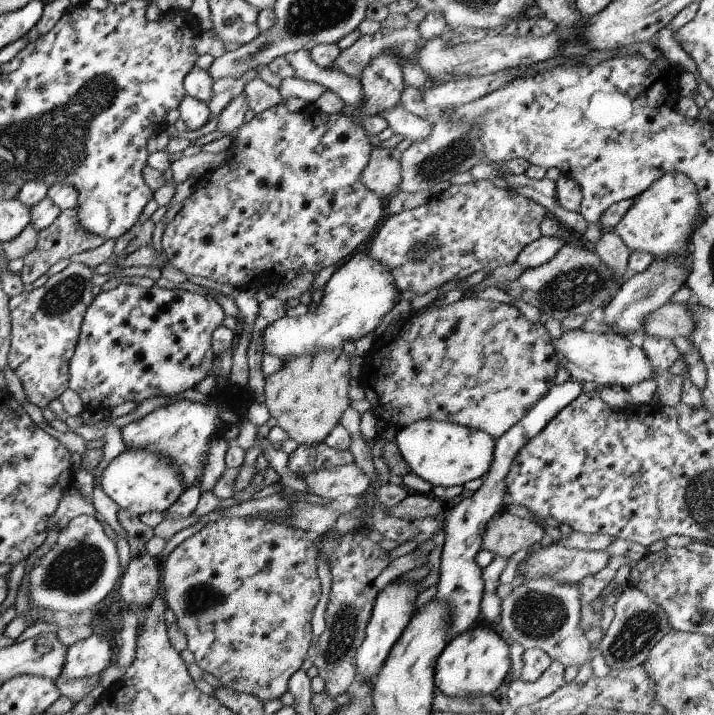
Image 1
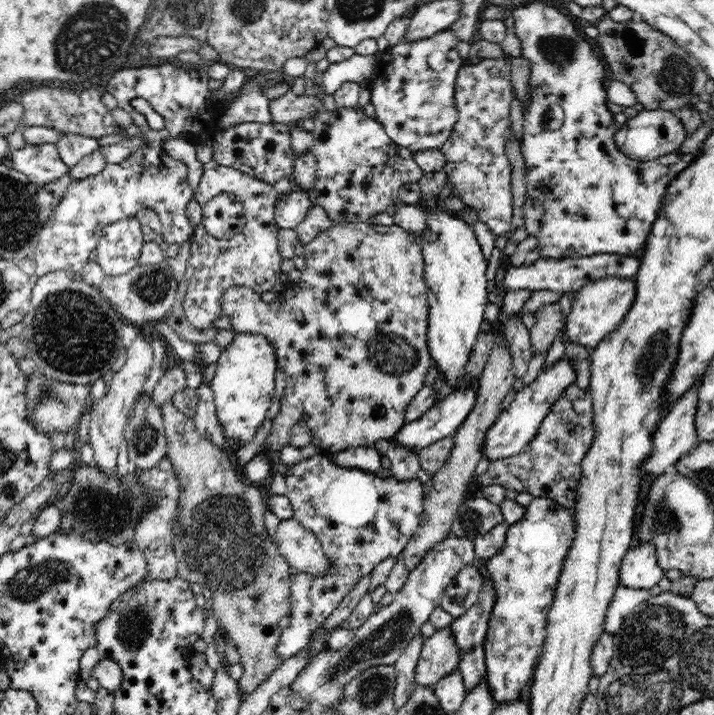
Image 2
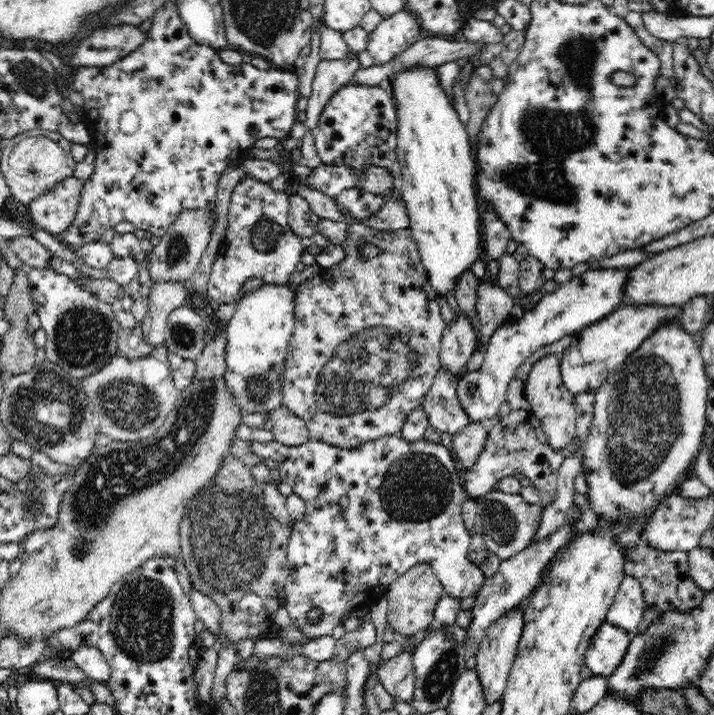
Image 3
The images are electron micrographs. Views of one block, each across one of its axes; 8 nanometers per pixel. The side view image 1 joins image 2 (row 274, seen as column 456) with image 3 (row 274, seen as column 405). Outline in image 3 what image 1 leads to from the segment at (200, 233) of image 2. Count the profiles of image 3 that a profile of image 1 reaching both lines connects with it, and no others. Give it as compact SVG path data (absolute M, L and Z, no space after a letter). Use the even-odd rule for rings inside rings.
M248 174L238 181L231 192L228 225L206 288L211 301L222 304L242 299L240 288L252 276L262 278L268 285L288 284L306 249L300 242L301 237L296 236L288 224L288 207L289 195L276 191L270 183Z

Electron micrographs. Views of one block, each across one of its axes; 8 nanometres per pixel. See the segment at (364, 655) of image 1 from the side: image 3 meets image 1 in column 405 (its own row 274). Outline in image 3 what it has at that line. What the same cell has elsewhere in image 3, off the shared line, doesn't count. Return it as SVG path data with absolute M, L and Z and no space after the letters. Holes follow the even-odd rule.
M628 269L588 270L581 276L572 277L569 282L559 285L555 292L544 294L516 322L506 322L496 328L485 346L481 346L485 359L480 368L457 379L456 397L471 422L488 424L496 420L498 408L507 400L510 380L516 377L517 368L528 360L528 356L563 336L575 336L618 309L624 299L622 288Z

